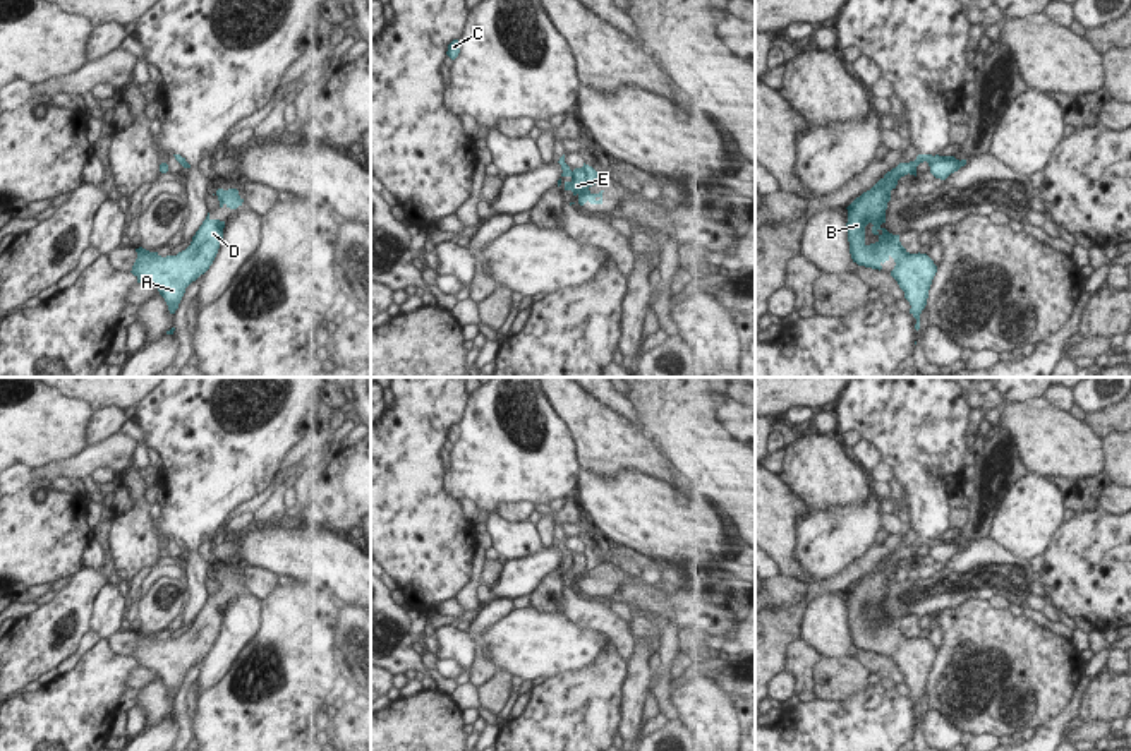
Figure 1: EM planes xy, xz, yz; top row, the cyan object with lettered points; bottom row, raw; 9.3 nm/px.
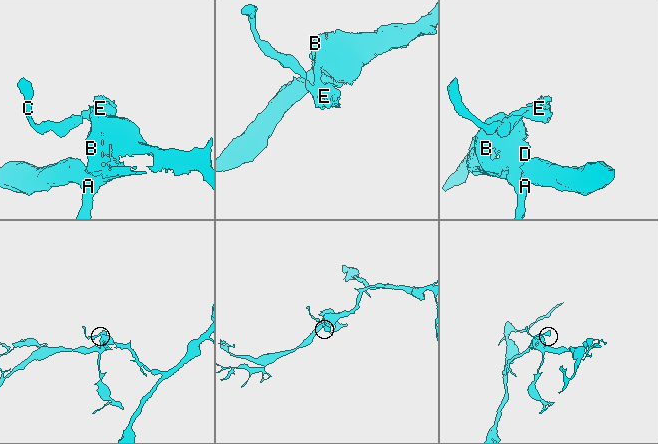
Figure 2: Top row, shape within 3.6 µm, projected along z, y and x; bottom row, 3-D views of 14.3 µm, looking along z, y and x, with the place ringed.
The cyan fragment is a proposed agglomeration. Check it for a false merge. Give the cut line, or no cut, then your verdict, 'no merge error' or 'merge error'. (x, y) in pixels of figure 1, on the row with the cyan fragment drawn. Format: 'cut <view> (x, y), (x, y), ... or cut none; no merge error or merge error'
cut yz (922, 155), (931, 156); merge error

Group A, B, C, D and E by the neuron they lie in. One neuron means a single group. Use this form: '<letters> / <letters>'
A B D / C E

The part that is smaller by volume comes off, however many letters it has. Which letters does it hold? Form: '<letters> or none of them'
C, E

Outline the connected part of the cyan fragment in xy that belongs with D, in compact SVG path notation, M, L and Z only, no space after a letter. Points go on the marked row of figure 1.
M208 213L185 250L161 257L158 252L139 247L130 273L137 278L137 283L156 286L170 314L175 314L185 288L213 264L223 238L223 228L225 221L211 219Z

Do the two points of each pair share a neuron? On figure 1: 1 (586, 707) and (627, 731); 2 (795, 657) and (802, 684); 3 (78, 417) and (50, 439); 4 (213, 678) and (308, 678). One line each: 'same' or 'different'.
1: different
2: same
3: same
4: different

